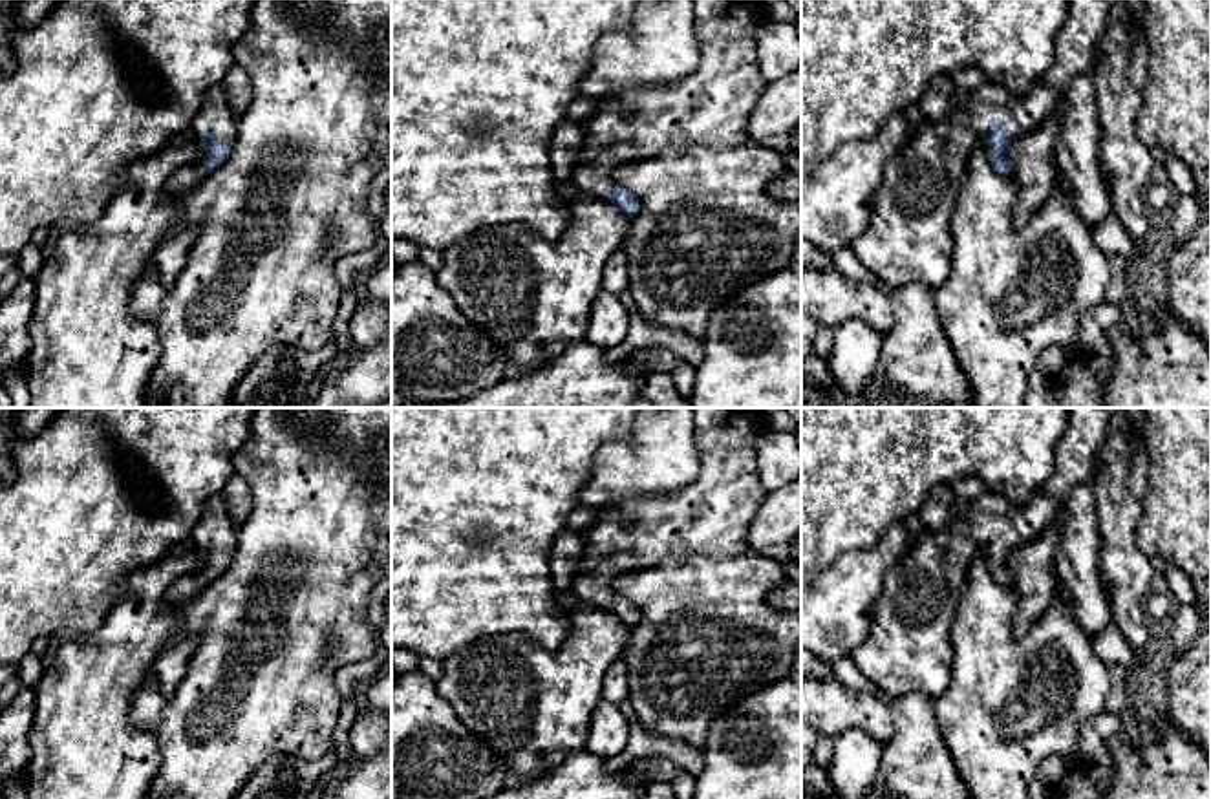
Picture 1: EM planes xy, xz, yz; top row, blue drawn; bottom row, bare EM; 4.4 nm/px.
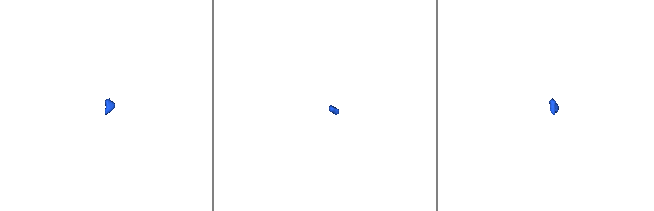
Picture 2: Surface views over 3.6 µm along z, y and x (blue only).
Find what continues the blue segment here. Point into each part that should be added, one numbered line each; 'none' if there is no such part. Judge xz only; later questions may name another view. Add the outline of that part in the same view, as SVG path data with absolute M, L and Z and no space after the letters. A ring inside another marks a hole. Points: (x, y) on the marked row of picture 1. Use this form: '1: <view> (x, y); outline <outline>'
1: xz (712, 106); outline M693 0L695 37L701 51L697 71L670 86L627 88L598 99L595 113L582 121L584 143L571 183L584 194L607 199L611 172L655 154L695 144L739 146L748 137L748 119L766 88L754 42L756 26L768 18L765 0Z

